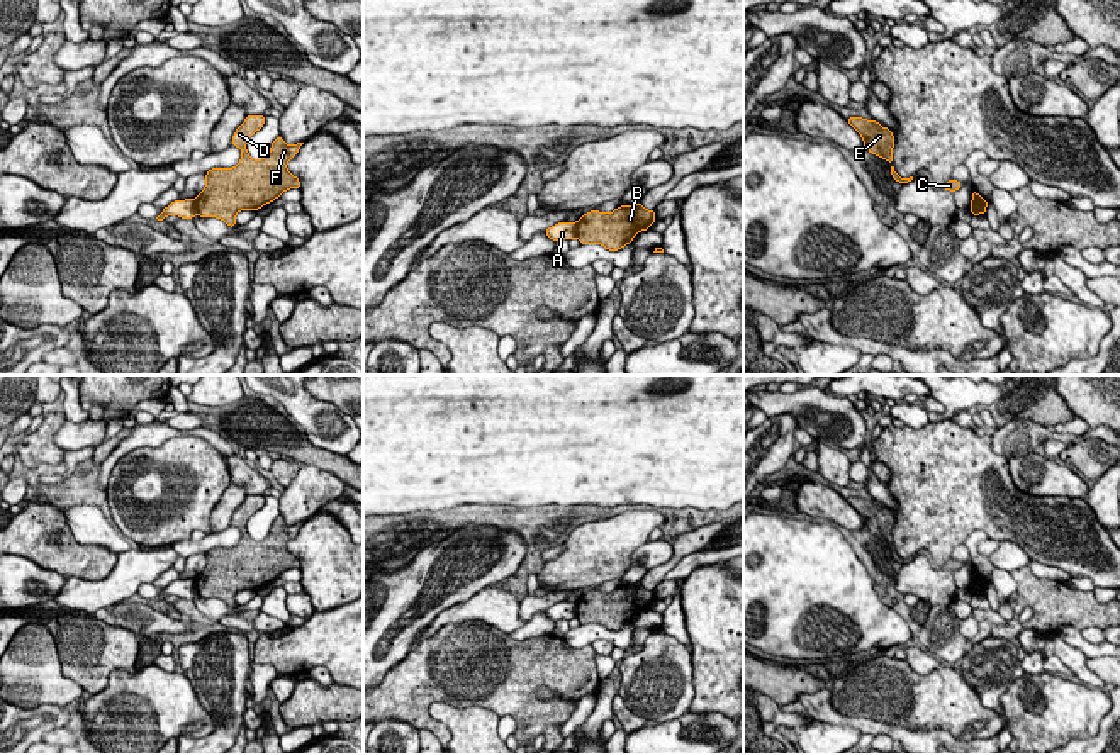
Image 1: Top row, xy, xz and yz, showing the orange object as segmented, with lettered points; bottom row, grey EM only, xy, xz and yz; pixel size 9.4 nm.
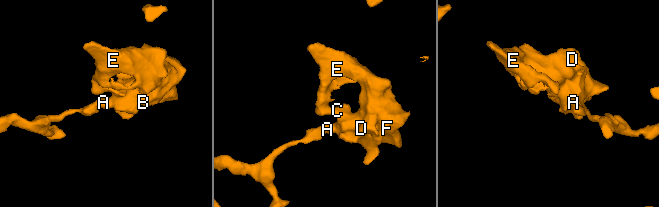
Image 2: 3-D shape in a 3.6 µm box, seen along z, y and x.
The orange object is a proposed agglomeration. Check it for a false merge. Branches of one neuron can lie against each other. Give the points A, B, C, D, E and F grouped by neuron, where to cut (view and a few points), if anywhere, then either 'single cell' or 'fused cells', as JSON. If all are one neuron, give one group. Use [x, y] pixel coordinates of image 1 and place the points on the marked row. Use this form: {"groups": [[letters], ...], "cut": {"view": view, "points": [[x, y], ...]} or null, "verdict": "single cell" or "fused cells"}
{"groups": [["A"], ["B", "C", "D", "E", "F"]], "cut": {"view": "xz", "points": [[576, 223], [577, 236]]}, "verdict": "fused cells"}

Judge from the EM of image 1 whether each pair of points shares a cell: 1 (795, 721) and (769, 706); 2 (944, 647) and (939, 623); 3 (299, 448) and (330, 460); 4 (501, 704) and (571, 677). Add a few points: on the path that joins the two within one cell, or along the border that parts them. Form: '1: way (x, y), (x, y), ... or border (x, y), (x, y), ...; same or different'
1: way (788, 720), (776, 713); same
2: way (944, 642), (940, 628); same
3: way (306, 453), (323, 458); same
4: way (518, 687), (528, 677), (554, 677); same

